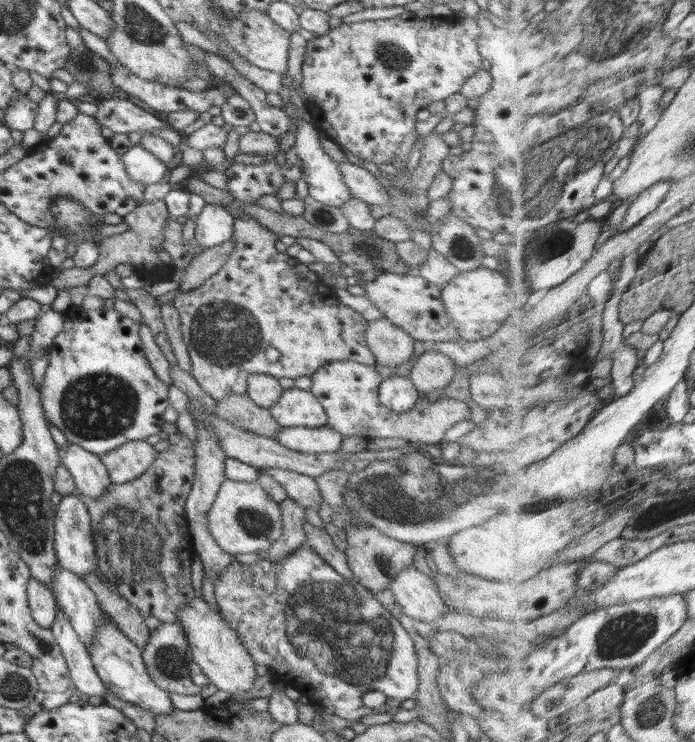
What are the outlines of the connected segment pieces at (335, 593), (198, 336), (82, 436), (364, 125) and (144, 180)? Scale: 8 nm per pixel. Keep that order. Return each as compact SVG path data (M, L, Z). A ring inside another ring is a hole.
M308 546L297 548L288 554L280 564L270 562L264 555L261 555L257 562L252 564L243 564L235 558L228 563L228 567L220 571L219 578L215 580L214 591L216 594L216 602L220 607L219 614L223 620L238 633L240 641L250 654L252 661L256 665L268 666L273 670L272 675L280 683L286 687L296 688L301 692L303 700L312 703L314 706L322 705L327 714L339 716L348 721L358 721L362 717L374 715L378 713L394 713L400 709L401 702L413 698L419 685L417 677L417 655L413 646L413 641L410 639L408 632L399 624L399 621L391 616L391 612L383 608L378 603L378 598L370 595L356 580L349 581L342 578L328 562L324 562L314 550L310 550ZM367 690L376 690L384 692L386 702L379 708L369 708L362 703L362 696Z
M234 216L233 250L228 254L226 263L198 288L183 291L174 297L173 305L180 315L182 340L188 347L192 364L191 376L201 390L214 399L230 394L246 394L247 379L252 373L266 374L276 379L296 379L311 378L320 366L332 362L352 360L366 366L375 365L374 354L366 346L364 338L368 320L338 298L326 302L330 290L324 286L319 275L298 259L278 252L275 242L279 239L278 234L264 227L260 221ZM270 346L280 352L275 362L270 362L266 356L265 350Z
M72 304L63 313L63 327L54 337L53 351L39 392L47 421L62 430L68 443L74 443L95 455L124 445L126 441L146 441L148 436L158 434L164 424L164 412L170 404L169 386L158 380L150 368L142 350L139 324L120 314L116 309L87 310Z
M412 15L410 18L403 20L399 17L379 20L366 20L353 23L341 23L338 27L331 29L325 35L313 37L311 40L306 41L306 53L304 53L302 63L302 82L300 82L300 90L302 92L304 103L307 107L307 115L316 130L319 130L328 139L332 140L342 150L350 151L359 159L370 161L378 165L379 163L391 164L390 160L393 157L398 157L402 161L407 161L408 154L412 149L412 145L418 138L417 130L415 128L417 123L417 114L420 110L426 109L429 105L437 102L438 100L445 100L452 94L460 92L462 85L482 66L482 56L480 52L480 34L481 31L486 29L489 23L486 19L470 18L463 15L457 15L456 21L454 18L442 18L439 20L432 20L428 18L419 18Z
M139 145L131 146L122 160L126 175L144 187L157 184L164 178L168 167Z

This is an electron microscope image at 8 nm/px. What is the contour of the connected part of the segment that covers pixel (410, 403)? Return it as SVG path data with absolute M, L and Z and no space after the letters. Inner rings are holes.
M393 373L382 379L378 393L380 402L397 413L406 413L420 403L419 392L408 376Z

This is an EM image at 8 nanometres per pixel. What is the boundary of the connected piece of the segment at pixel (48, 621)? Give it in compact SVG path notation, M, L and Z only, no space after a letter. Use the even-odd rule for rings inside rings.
M30 577L27 583L27 602L32 619L39 626L51 629L59 610L53 592L38 579Z

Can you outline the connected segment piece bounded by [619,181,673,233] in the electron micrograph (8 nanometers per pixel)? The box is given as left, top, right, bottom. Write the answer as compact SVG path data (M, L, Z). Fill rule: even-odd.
M663 181L637 196L631 203L619 232L628 232L630 228L638 226L640 220L644 220L654 210L658 210L662 202L668 198L668 193L671 192L672 188L673 183L671 181Z

